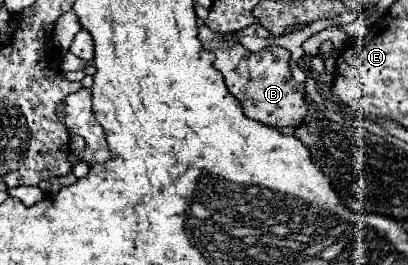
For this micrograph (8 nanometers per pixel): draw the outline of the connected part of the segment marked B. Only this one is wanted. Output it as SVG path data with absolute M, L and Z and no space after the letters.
M227 41L203 43L203 47L215 53L215 69L223 73L231 95L251 107L251 113L245 111L247 117L271 127L299 127L303 123L307 115L305 87L297 83L291 75L289 69L291 51L277 45L269 45L253 53L247 51L241 43L227 43Z

